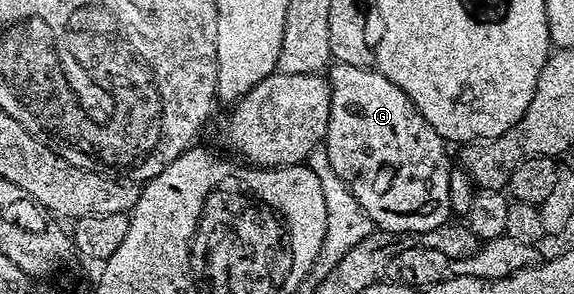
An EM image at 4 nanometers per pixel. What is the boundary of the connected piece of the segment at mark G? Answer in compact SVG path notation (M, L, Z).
M342 62L328 67L327 81L331 92L331 116L325 133L323 149L327 152L327 156L331 156L331 168L335 168L335 176L339 176L339 180L343 180L343 184L347 184L347 188L353 193L355 200L359 200L359 204L363 204L363 212L367 212L367 216L371 216L374 227L386 234L418 234L419 232L431 232L435 228L446 225L451 218L451 195L447 192L447 184L451 180L450 147L445 139L439 136L439 132L435 132L435 128L431 128L431 124L427 124L427 120L423 118L419 108L415 108L415 104L411 104L409 94L403 92L403 88L395 88L395 84L391 84L391 80L387 80L387 76L380 74L376 68L355 68L351 64Z

